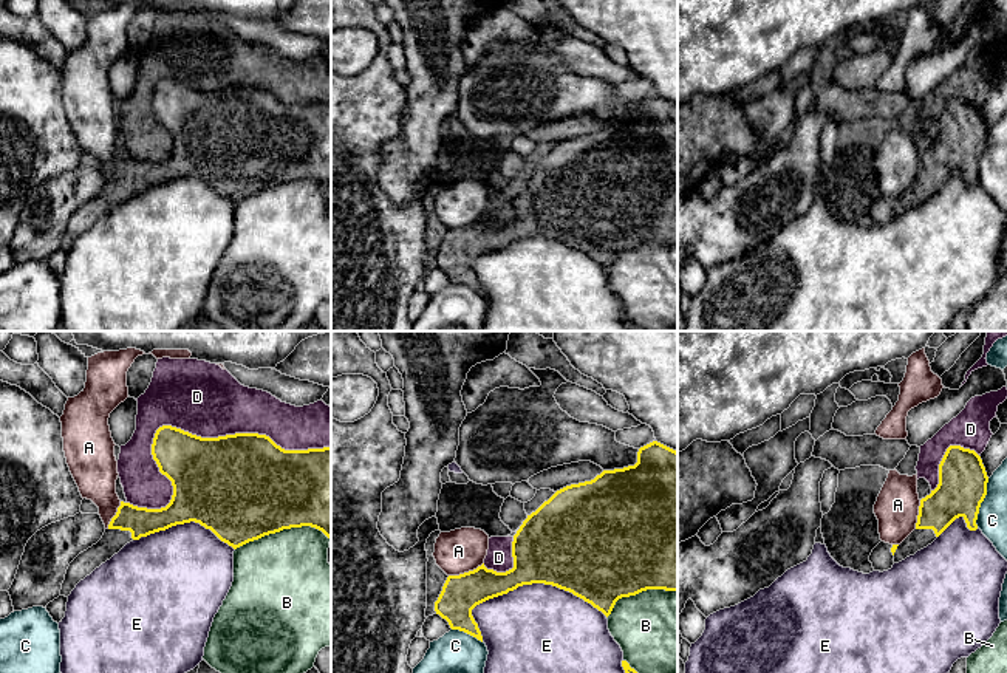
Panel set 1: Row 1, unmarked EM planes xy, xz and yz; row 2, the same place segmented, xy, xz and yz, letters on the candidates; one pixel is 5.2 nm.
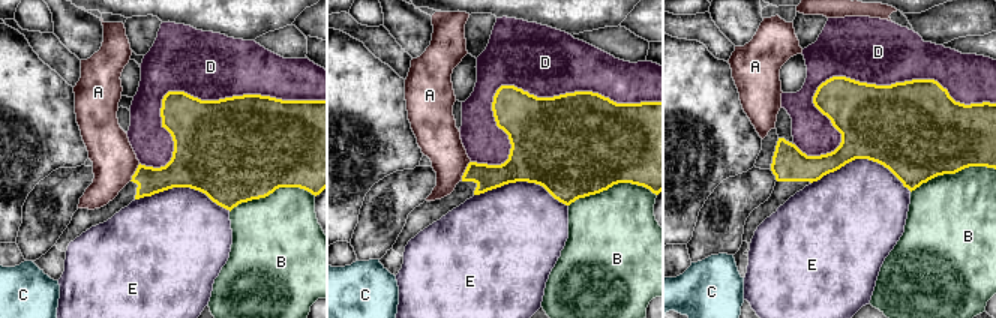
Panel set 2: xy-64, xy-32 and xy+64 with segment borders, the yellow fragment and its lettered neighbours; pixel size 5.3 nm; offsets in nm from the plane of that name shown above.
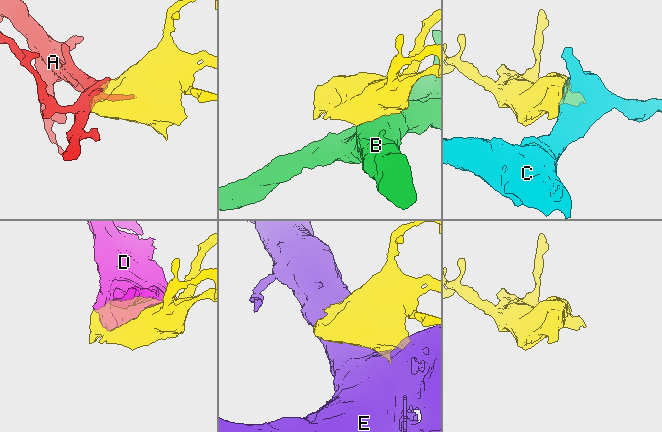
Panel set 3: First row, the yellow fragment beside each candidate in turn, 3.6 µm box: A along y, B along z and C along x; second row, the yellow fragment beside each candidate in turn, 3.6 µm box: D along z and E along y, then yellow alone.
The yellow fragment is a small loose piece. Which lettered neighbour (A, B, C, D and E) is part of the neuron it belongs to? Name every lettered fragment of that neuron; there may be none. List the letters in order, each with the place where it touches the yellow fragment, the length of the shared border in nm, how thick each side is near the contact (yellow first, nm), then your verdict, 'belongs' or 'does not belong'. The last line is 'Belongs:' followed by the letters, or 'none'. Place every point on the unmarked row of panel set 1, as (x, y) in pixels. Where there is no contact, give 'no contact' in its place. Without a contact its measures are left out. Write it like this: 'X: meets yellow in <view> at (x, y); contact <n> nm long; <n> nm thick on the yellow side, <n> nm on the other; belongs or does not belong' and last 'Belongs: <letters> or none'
A: meets yellow in xz at (466, 226); contact 200 nm long; 200 nm thick on the yellow side, 220 nm on the other; does not belong
B: meets yellow in xy at (282, 183); contact 500 nm long; 480 nm thick on the yellow side, 480 nm on the other; does not belong
C: meets yellow in yz at (981, 155); contact 260 nm long; 260 nm thick on the yellow side, 160 nm on the other; does not belong
D: meets yellow in xy at (186, 85); contact 1100 nm long; 380 nm thick on the yellow side, 380 nm on the other; does not belong
E: meets yellow in xz at (539, 235); contact 700 nm long; 460 nm thick on the yellow side, 480 nm on the other; does not belong
Belongs: none

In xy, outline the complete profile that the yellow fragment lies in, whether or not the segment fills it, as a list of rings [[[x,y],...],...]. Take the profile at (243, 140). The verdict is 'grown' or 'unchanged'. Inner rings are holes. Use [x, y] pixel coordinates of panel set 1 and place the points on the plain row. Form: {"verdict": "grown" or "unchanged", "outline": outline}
{"verdict": "unchanged", "outline": [[[172,79],[156,84],[152,108],[159,125],[173,139],[170,156],[161,162],[138,161],[121,155],[108,183],[130,184],[133,193],[166,184],[176,178],[200,176],[234,203],[283,183],[311,179],[331,192],[331,101],[285,104],[269,90],[235,87],[218,91],[201,91]]]}

